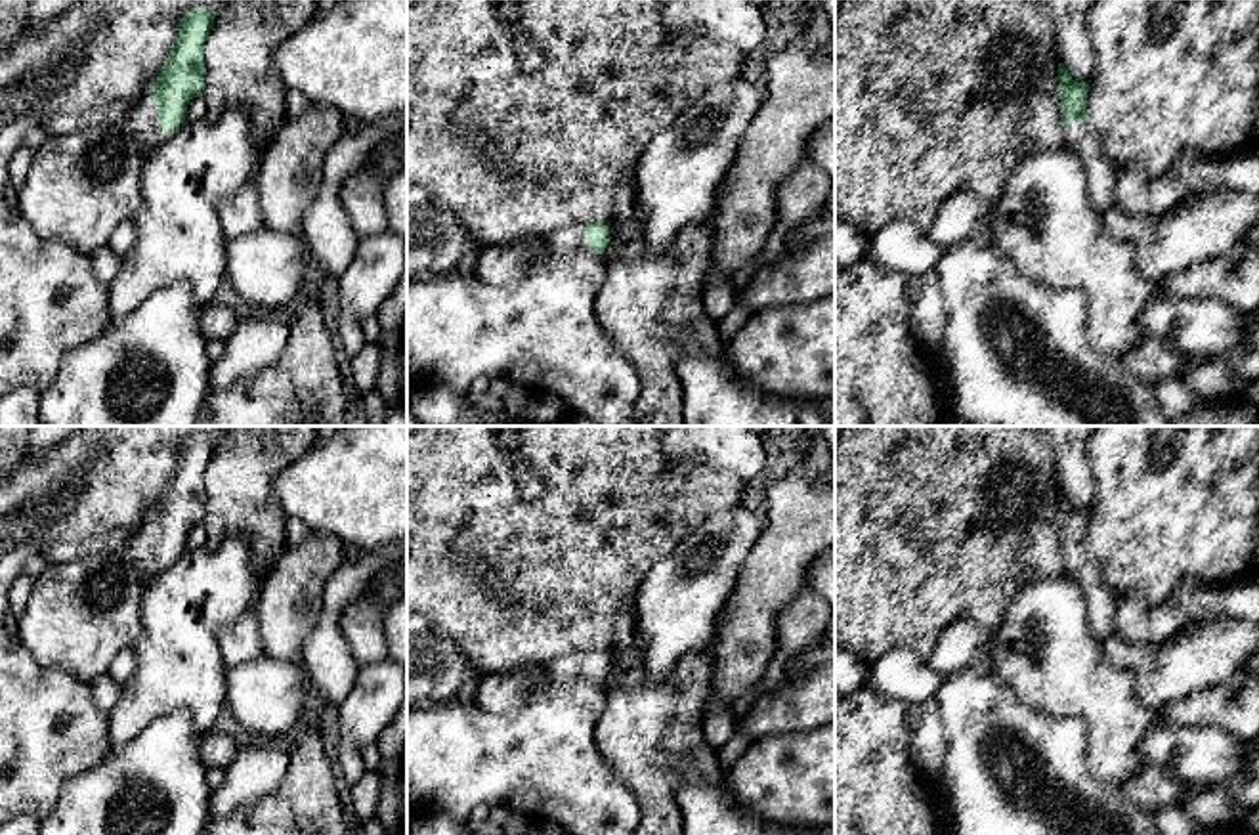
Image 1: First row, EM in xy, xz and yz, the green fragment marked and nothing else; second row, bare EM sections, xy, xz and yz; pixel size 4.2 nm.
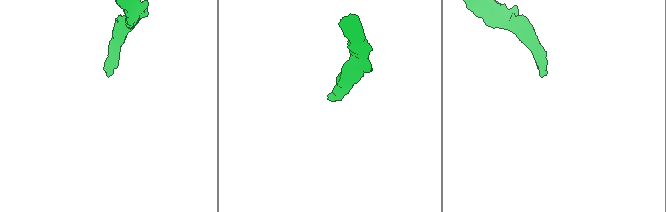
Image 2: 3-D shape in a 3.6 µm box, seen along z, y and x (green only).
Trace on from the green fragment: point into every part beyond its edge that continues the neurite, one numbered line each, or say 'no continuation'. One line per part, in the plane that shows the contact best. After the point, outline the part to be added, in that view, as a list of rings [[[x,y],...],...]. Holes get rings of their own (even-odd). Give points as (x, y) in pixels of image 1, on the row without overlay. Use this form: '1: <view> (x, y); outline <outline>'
1: xy (144, 555); outline [[[149,522],[138,529],[132,541],[130,562],[139,573],[143,585],[147,585],[166,564],[159,554],[157,533]]]

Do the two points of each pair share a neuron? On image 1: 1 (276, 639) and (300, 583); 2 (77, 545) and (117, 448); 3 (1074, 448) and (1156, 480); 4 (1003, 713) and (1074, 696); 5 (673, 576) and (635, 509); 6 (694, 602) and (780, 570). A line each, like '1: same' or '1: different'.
1: same
2: different
3: different
4: different
5: different
6: different

